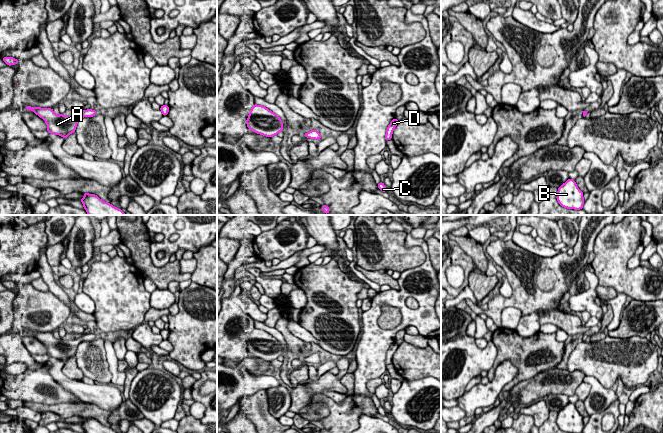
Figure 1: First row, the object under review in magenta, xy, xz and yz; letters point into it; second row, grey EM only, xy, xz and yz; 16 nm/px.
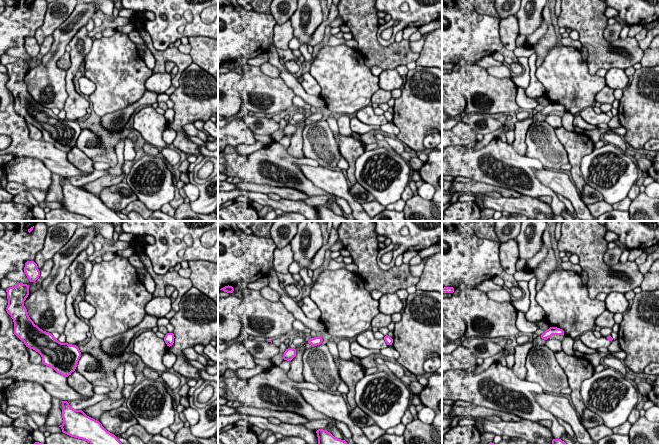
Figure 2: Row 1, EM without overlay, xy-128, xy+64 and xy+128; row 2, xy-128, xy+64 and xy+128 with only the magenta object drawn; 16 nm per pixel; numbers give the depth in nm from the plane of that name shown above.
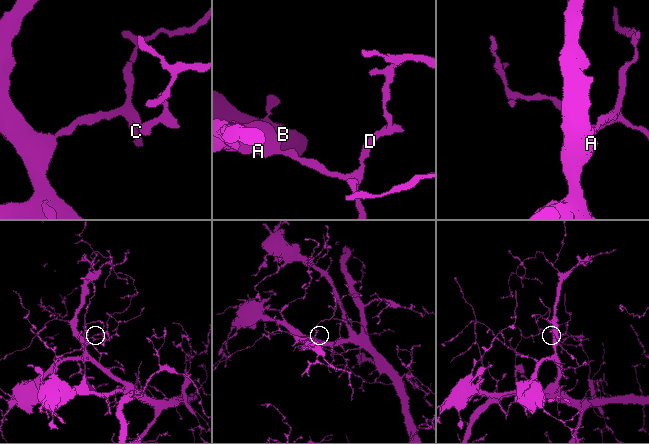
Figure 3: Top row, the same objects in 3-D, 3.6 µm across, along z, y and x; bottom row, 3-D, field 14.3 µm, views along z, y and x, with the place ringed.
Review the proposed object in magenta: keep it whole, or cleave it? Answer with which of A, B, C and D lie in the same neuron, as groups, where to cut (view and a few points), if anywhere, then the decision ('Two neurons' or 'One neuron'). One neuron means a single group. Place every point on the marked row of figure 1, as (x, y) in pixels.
Groups: A B C D. No split. One neuron

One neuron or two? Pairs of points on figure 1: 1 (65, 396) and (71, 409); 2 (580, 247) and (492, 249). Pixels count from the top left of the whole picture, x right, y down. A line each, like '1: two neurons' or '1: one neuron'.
1: two neurons
2: one neuron

